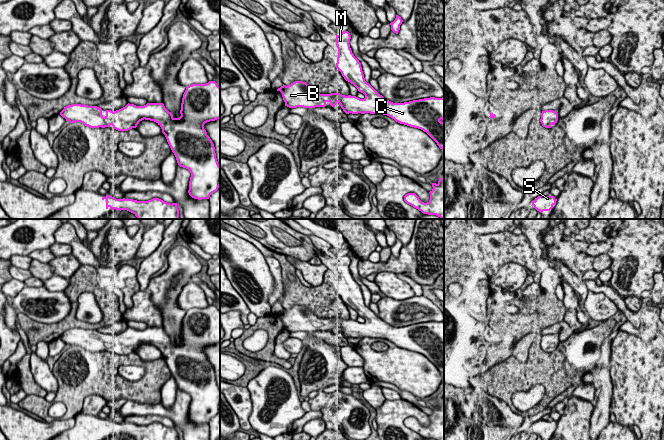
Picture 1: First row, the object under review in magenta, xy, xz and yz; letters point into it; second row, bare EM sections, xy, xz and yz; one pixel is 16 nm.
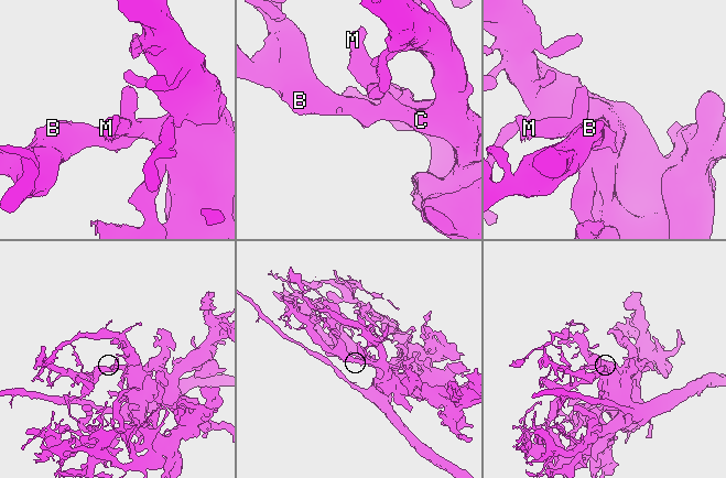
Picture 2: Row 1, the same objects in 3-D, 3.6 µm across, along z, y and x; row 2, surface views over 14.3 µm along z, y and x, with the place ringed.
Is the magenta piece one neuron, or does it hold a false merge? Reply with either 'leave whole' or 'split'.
leave whole

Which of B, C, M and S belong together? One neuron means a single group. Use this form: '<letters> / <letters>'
B C M S

